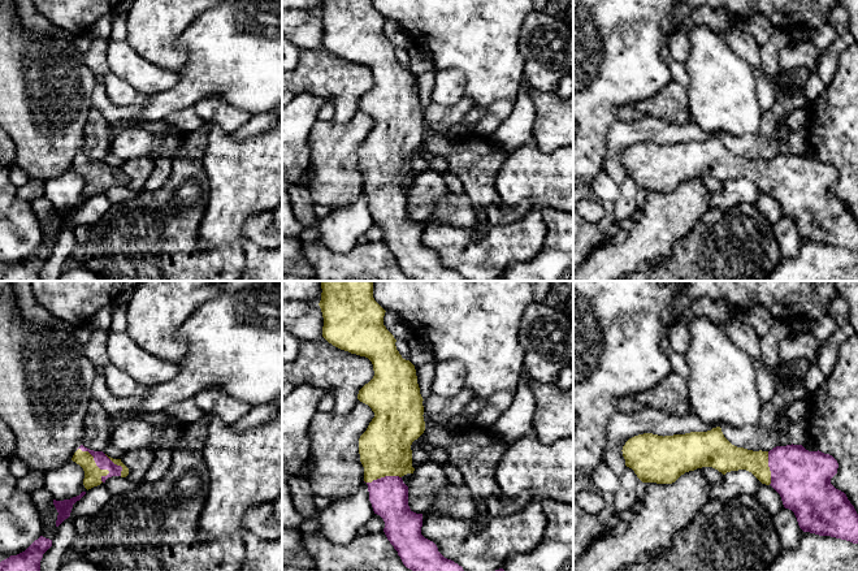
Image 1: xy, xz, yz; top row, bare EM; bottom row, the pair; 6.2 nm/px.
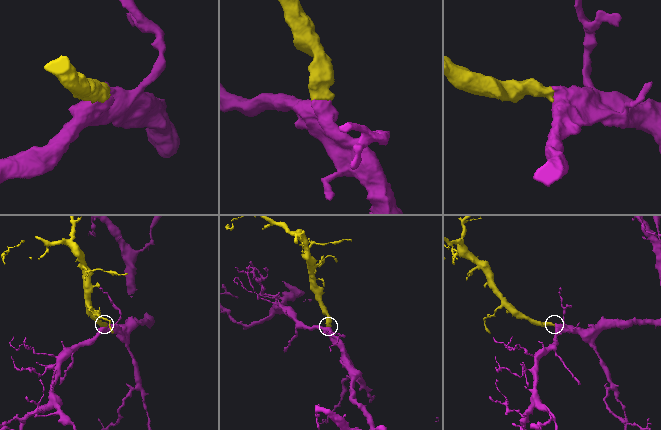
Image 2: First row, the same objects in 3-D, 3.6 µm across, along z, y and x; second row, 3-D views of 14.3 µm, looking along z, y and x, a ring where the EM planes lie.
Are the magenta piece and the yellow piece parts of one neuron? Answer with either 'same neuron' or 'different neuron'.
same neuron

